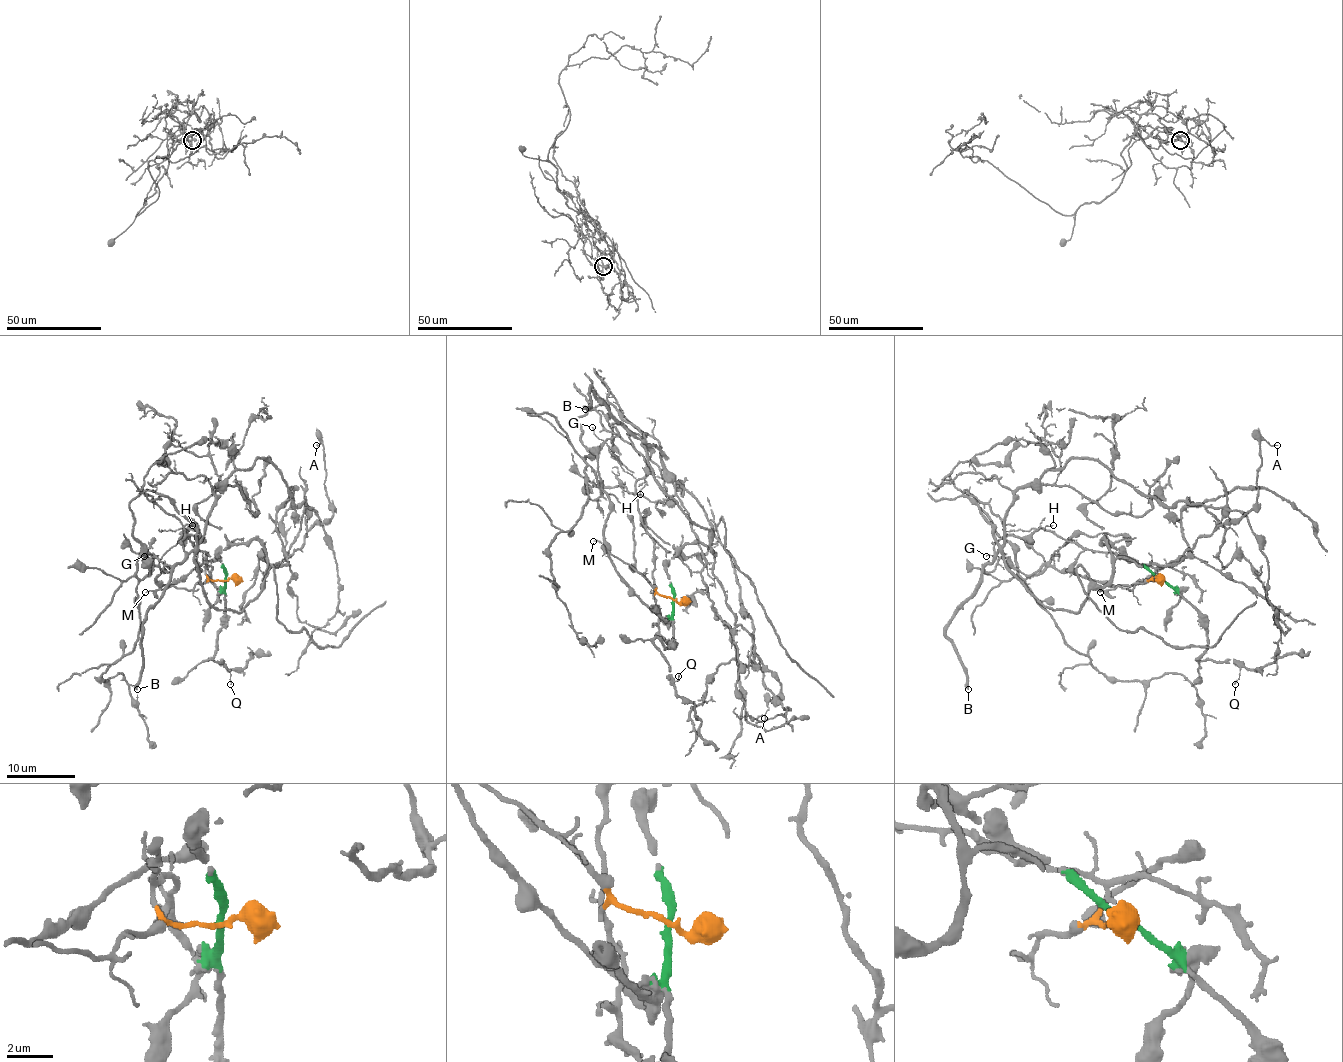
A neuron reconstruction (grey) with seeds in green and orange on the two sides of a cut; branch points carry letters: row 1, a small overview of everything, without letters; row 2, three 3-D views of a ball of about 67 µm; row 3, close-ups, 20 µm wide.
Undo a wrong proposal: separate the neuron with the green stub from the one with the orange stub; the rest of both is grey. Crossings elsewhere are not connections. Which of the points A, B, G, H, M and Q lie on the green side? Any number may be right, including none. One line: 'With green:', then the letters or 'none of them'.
With green: A, Q

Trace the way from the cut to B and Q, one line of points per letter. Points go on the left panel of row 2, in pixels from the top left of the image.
B: (225, 580), (212, 580), (188, 529), (198, 536), (181, 544), (184, 558), (147, 613), (136, 690)
Q: (225, 580), (225, 625), (218, 632), (217, 650), (205, 661), (220, 659), (227, 667), (230, 685)

